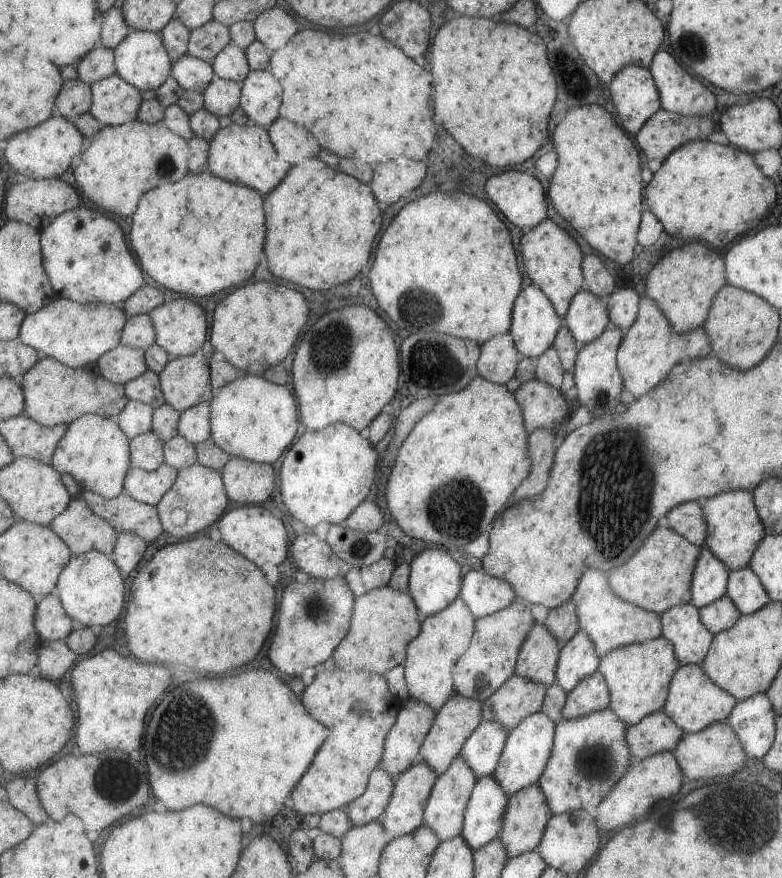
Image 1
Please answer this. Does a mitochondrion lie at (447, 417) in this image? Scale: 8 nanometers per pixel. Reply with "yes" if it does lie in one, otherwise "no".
no

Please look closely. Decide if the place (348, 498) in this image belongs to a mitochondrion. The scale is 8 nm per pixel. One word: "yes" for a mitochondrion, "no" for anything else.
no

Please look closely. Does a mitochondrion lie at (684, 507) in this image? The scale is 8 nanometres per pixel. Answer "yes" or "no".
no

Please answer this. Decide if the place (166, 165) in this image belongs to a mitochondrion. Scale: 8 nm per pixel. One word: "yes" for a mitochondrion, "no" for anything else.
yes

